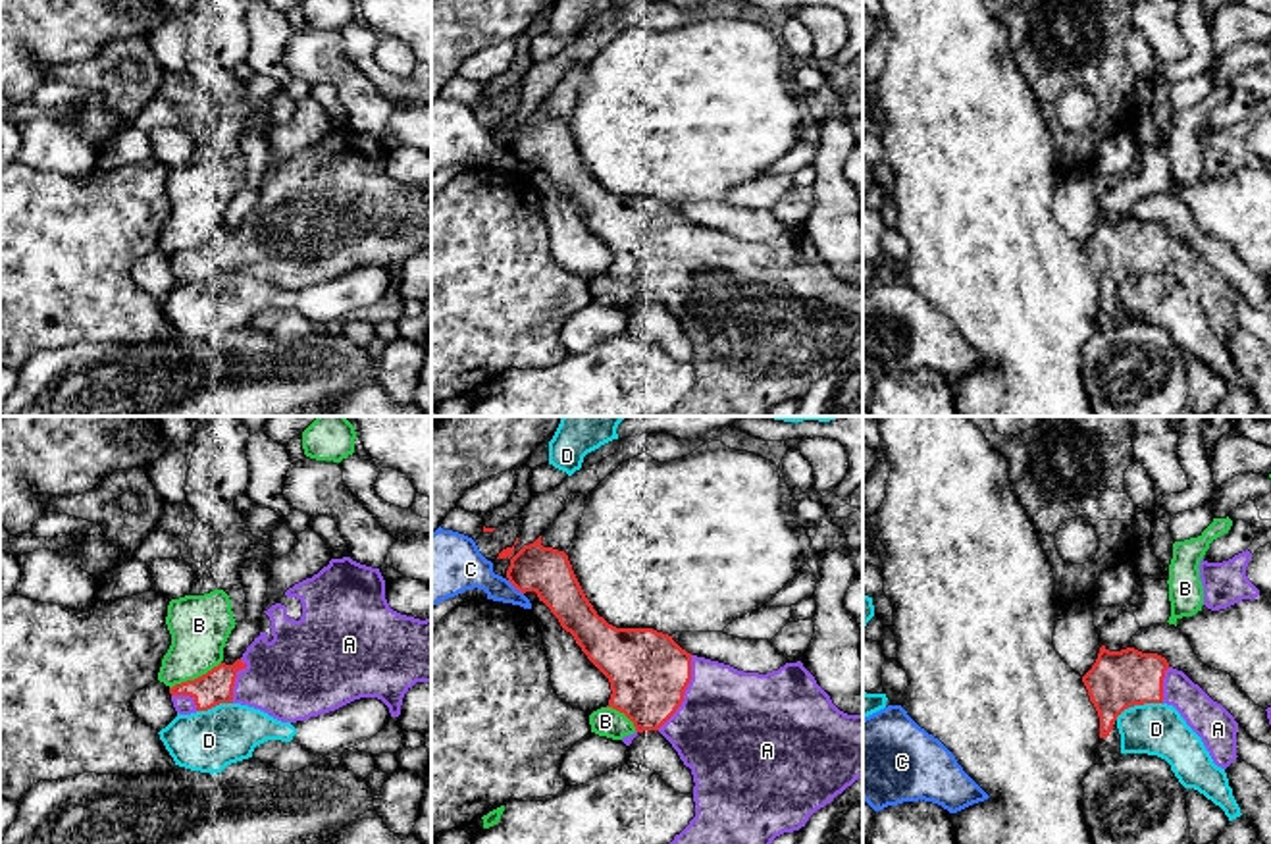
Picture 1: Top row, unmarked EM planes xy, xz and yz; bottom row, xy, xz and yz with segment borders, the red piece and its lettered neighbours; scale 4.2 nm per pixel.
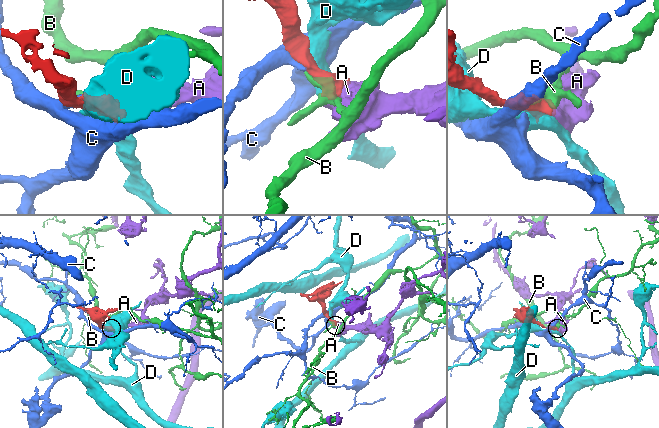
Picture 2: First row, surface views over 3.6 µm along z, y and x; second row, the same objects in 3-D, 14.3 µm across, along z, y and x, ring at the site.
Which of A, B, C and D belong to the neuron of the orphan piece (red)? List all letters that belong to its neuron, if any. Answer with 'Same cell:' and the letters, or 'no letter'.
Same cell: A

